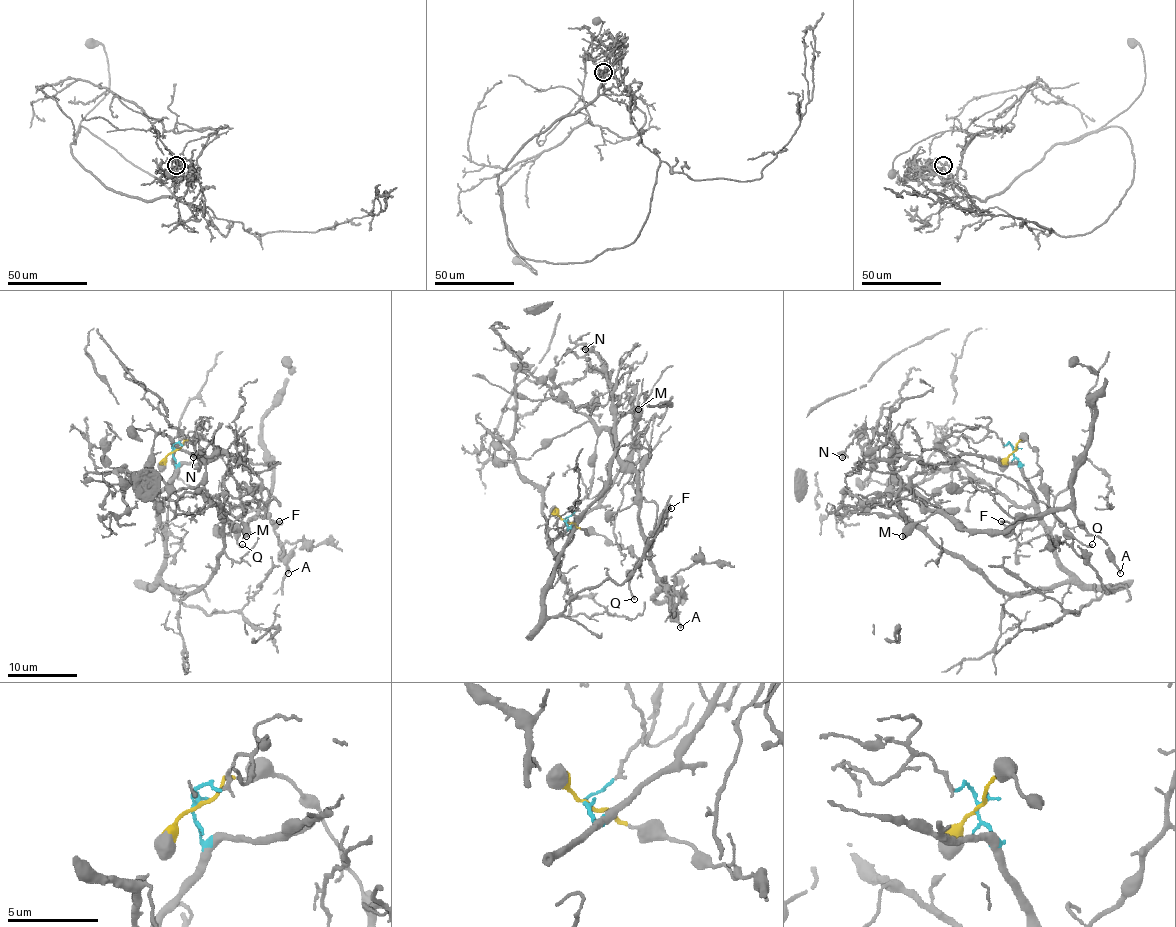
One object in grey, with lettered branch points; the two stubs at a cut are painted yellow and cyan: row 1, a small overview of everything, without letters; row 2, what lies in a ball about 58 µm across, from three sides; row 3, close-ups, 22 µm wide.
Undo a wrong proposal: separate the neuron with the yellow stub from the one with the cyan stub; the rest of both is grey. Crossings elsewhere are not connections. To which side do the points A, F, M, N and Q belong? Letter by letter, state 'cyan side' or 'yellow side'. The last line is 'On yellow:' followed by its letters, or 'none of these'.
A: yellow side
F: yellow side
M: yellow side
N: cyan side
Q: yellow side
On yellow: A, F, M, Q

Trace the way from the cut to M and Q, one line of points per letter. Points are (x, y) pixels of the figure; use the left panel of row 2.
M: (173, 450), (206, 440), (220, 454), (257, 513), (246, 532), (225, 514), (246, 537)
Q: (173, 450), (186, 440), (206, 440), (220, 454), (236, 481), (244, 507), (238, 542), (243, 544)

